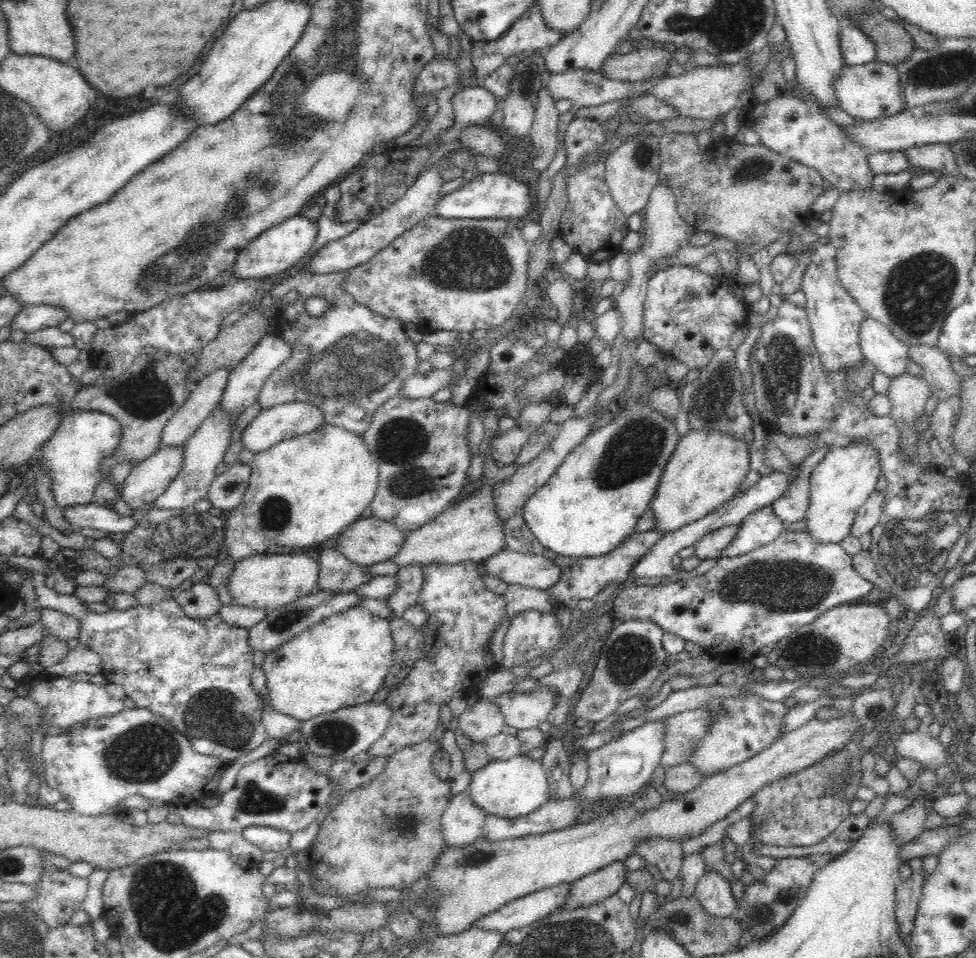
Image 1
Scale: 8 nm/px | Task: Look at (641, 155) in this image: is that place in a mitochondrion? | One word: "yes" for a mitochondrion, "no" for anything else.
yes

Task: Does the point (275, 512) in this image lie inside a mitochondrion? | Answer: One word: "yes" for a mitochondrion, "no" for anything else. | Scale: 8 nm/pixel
yes

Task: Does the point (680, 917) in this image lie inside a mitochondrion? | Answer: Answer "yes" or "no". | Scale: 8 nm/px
yes

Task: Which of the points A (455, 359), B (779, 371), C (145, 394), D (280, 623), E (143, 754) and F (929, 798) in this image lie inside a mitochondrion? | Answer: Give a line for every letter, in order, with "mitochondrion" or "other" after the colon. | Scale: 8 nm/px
A: other
B: mitochondrion
C: mitochondrion
D: mitochondrion
E: mitochondrion
F: other

